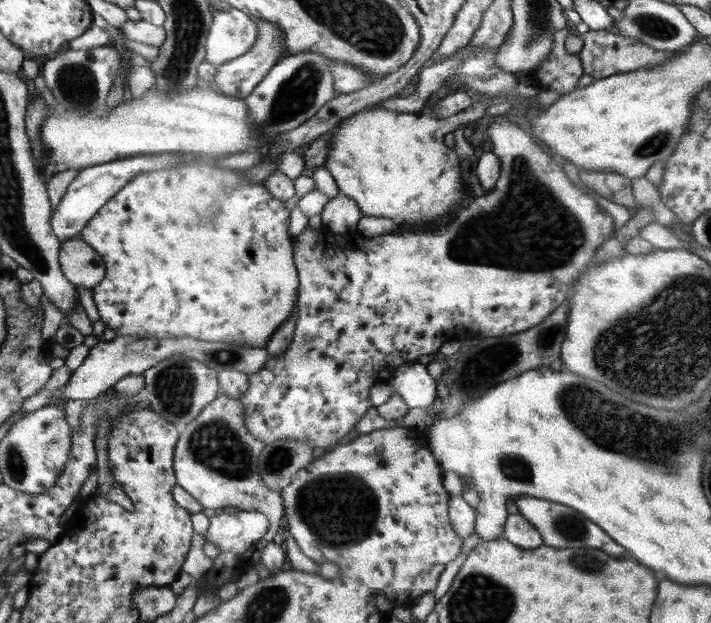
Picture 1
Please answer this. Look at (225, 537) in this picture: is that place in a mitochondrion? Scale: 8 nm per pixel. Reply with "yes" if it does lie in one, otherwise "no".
no

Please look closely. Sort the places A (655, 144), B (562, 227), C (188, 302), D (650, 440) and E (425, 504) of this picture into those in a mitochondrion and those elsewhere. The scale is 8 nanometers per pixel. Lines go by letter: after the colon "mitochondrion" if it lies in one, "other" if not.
A: mitochondrion
B: mitochondrion
C: other
D: mitochondrion
E: other

